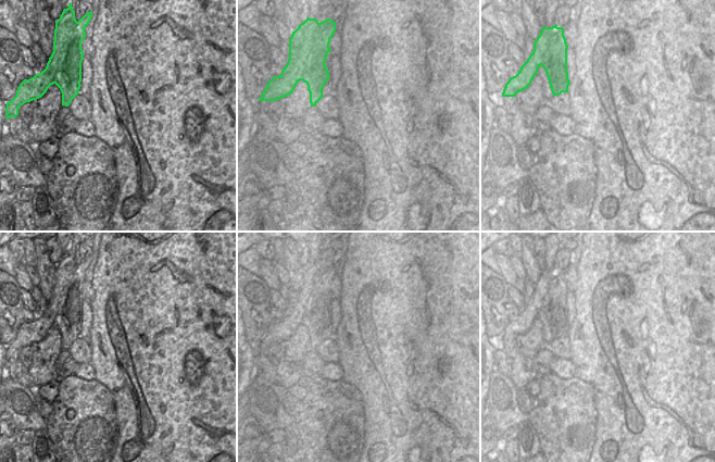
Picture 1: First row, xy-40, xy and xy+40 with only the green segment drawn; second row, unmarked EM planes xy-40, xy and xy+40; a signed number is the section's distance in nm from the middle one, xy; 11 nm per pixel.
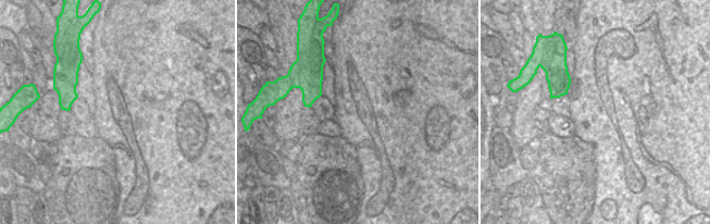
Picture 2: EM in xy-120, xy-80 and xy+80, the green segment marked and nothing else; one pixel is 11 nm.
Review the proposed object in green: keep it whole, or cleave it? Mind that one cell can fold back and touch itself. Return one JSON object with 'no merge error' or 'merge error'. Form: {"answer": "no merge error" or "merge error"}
{"answer": "merge error"}

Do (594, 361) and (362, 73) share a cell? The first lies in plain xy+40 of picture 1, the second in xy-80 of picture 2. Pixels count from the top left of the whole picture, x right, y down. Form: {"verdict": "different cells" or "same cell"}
{"verdict": "same cell"}

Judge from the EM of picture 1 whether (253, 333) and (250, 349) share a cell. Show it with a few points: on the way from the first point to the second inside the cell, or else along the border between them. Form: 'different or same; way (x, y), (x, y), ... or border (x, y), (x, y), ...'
different; border (248, 341), (258, 345)

